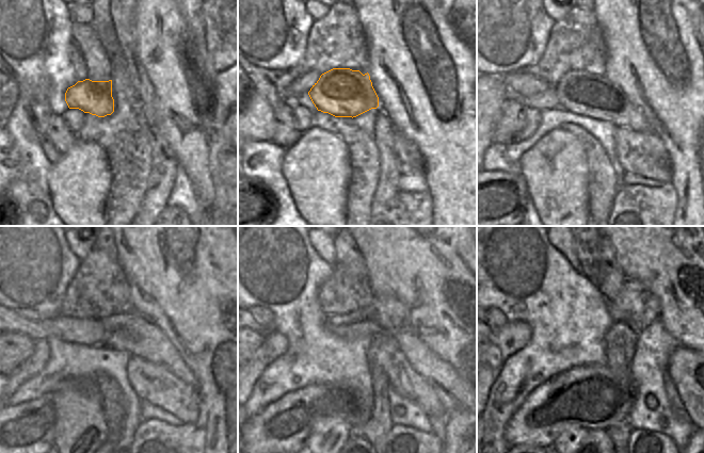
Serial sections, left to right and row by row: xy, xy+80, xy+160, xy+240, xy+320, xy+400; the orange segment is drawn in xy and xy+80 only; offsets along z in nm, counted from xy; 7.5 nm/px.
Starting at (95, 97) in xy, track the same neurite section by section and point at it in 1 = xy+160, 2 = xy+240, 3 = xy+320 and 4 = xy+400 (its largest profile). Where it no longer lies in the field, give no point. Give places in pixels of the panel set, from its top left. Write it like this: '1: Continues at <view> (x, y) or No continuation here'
1: Continues at xy+160 (579, 92)
2: Continues at xy+240 (130, 332)
3: Continues at xy+320 (454, 392)
4: Continues at xy+400 (693, 374)

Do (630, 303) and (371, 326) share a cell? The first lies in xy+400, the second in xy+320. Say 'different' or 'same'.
same

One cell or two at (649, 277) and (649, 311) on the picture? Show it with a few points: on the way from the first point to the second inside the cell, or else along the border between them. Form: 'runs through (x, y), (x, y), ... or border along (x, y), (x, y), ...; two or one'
border along (628, 280), (651, 291), (660, 312); two

